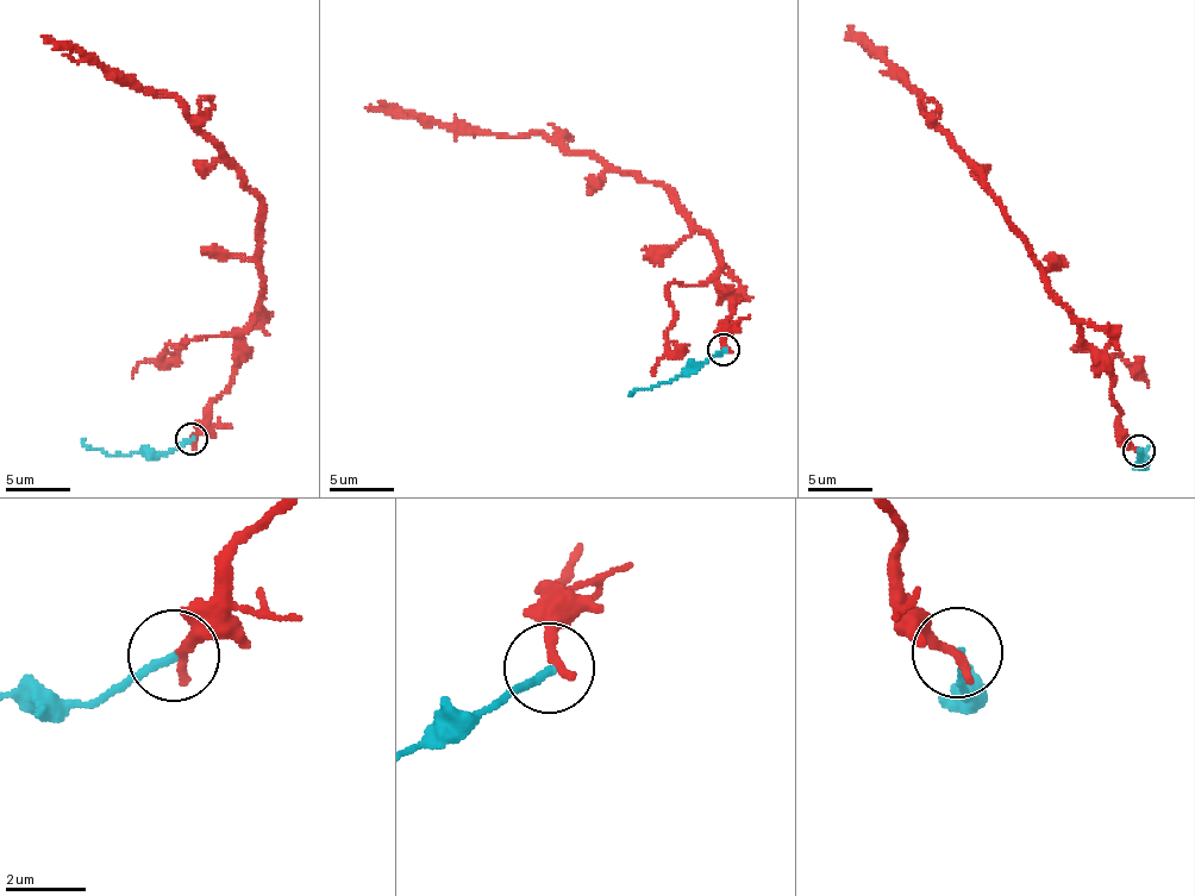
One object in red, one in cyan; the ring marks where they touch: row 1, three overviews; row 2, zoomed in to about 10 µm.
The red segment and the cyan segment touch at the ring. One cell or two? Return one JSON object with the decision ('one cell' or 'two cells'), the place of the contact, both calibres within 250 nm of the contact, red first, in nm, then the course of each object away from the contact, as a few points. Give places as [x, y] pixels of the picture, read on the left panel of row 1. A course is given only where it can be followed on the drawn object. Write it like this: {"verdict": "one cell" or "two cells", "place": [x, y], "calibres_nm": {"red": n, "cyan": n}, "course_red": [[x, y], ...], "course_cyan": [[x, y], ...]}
{"verdict": "two cells", "place": [191, 439], "calibres_nm": {"red": 280, "cyan": 200}, "course_red": [[191, 437], [233, 380], [255, 311], [263, 280], [260, 202], [176, 100], [110, 79], [79, 51], [42, 36]], "course_cyan": [[191, 439], [166, 452], [110, 455], [87, 445], [85, 439]]}

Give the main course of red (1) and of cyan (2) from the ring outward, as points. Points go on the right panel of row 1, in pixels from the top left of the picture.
1: (1137, 448), (1122, 433), (1121, 411), (1112, 393), (1112, 374), (1084, 342), (1031, 245), (921, 100), (848, 26)
2: (1137, 451), (1144, 463), (1143, 452), (1149, 446)

